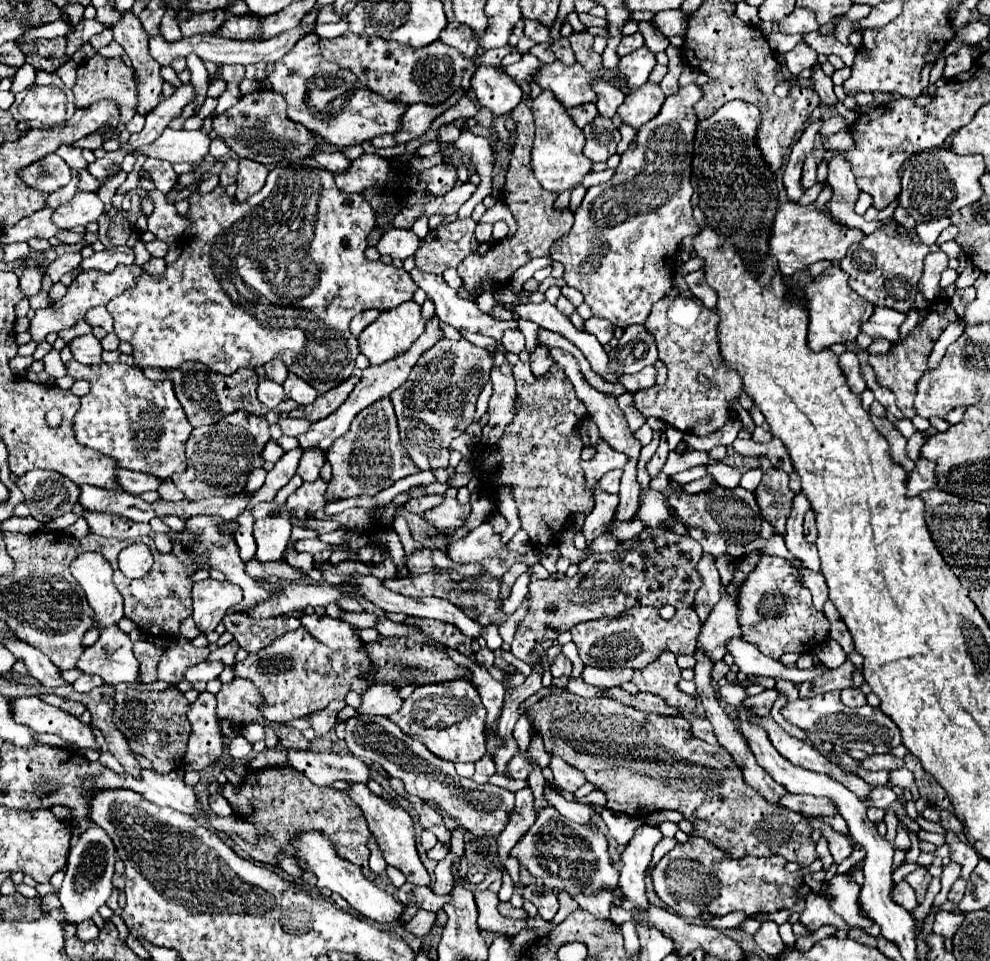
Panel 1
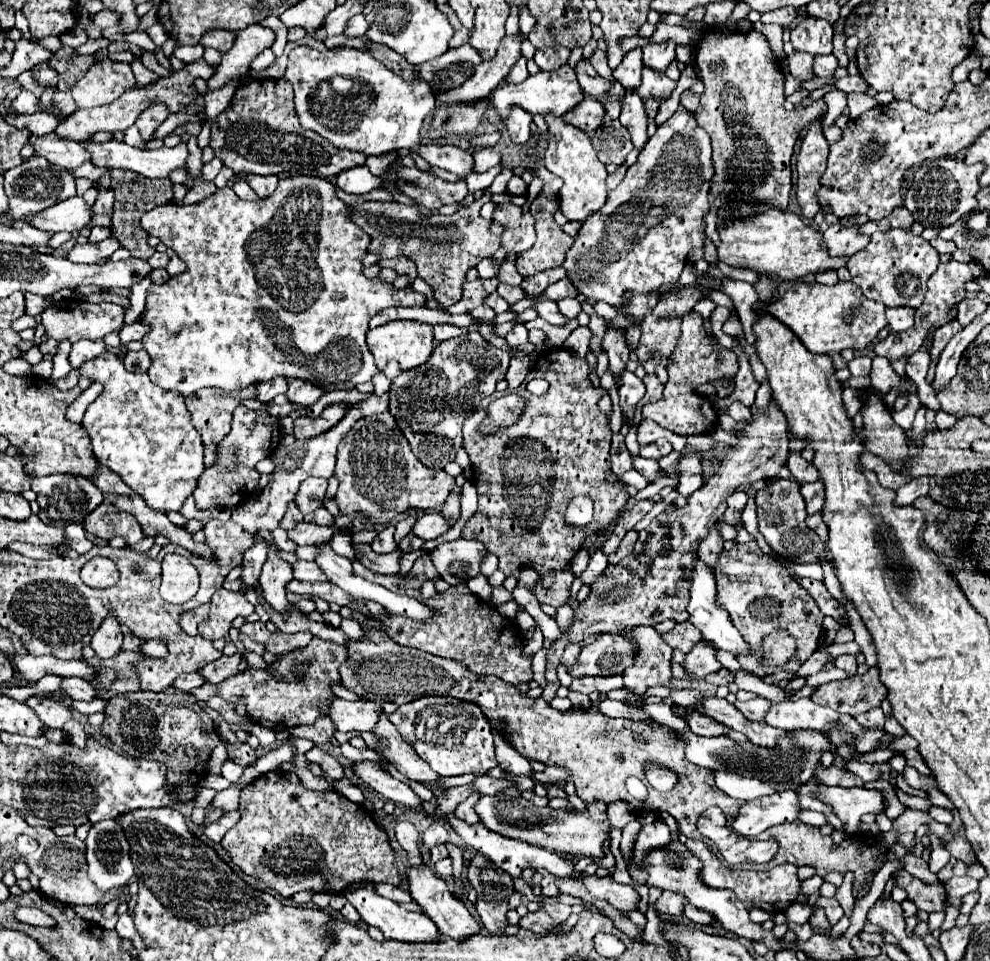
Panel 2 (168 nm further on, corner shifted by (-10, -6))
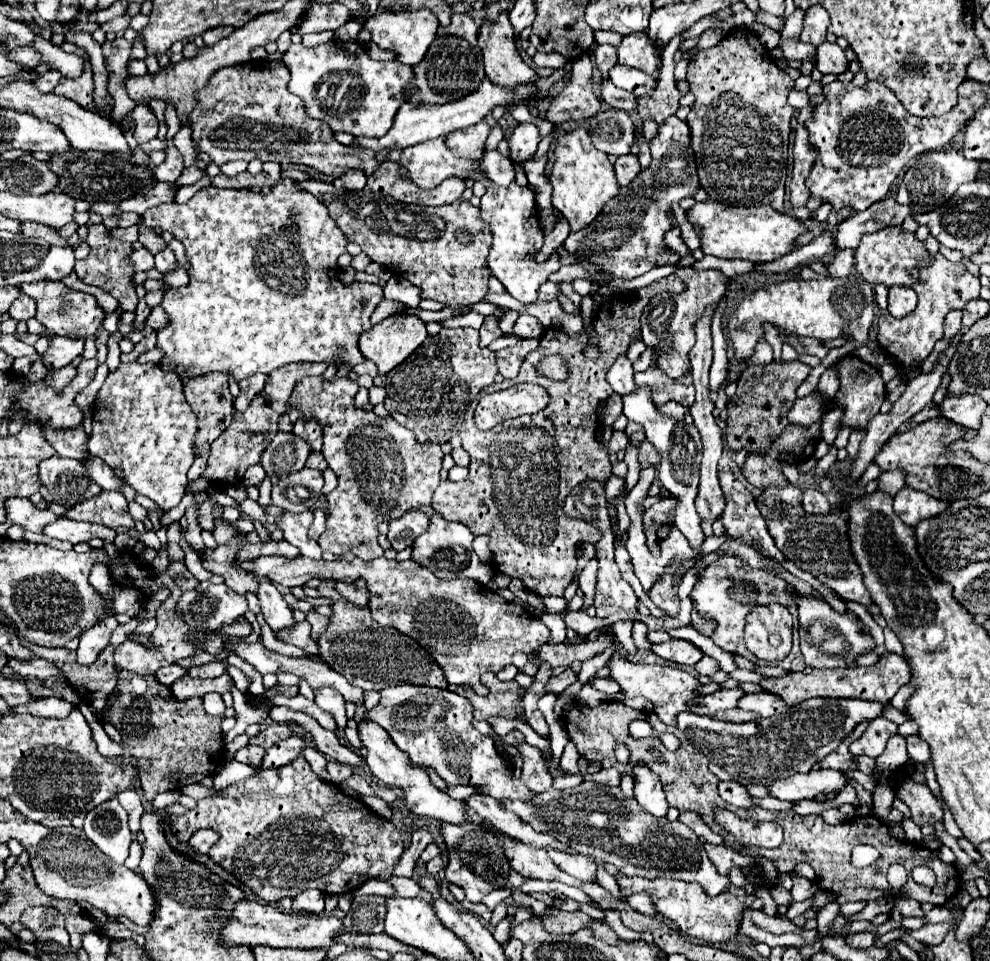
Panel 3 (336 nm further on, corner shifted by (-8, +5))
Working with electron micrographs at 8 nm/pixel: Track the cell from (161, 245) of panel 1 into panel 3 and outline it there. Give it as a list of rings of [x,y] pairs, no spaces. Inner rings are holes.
[[[170,248],[160,250],[154,258],[156,258],[156,270],[162,272],[162,274],[168,272],[168,270],[172,270],[176,266],[176,258],[174,258],[174,252]]]

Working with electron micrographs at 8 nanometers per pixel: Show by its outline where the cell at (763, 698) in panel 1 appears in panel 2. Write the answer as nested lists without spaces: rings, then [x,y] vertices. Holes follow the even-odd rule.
[[[754,697],[754,699],[746,701],[746,703],[736,701],[734,707],[736,707],[746,719],[750,719],[750,721],[762,721],[764,715],[766,715],[766,711],[770,709],[770,701],[764,699],[764,697]]]

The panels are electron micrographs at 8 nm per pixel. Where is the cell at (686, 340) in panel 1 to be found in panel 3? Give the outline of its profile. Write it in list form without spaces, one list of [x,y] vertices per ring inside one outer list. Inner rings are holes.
[[[670,400],[668,404],[660,404],[660,406],[656,406],[656,408],[658,408],[658,412],[662,412],[664,416],[674,418],[674,420],[684,420],[684,416],[690,412],[686,406],[682,406],[682,404],[676,402],[676,400]]]

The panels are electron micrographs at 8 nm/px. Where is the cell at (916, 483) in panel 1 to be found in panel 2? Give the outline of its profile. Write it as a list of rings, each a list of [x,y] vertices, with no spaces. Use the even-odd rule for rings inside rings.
[[[918,477],[918,479],[912,479],[910,483],[902,485],[900,489],[896,489],[896,497],[894,497],[894,505],[912,505],[914,499],[922,497],[922,495],[928,495],[928,479],[926,477]]]

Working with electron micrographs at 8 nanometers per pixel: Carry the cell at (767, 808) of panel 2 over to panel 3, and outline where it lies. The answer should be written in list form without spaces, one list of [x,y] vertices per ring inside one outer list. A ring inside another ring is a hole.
[[[720,782],[718,784],[718,792],[722,796],[724,802],[728,804],[734,804],[738,808],[744,808],[744,810],[752,810],[756,808],[756,802],[754,802],[754,796],[738,782]]]

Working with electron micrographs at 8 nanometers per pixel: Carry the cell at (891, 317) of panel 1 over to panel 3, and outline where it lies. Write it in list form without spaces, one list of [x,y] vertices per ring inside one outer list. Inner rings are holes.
[[[892,286],[888,294],[888,312],[894,318],[904,318],[916,308],[916,292],[912,288]]]

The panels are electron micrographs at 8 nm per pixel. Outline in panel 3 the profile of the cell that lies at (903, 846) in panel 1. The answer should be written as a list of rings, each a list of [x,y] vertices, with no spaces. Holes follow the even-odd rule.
[[[860,724],[860,728],[856,728],[856,732],[851,732],[846,738],[842,740],[840,745],[834,752],[830,752],[824,760],[820,760],[822,768],[832,768],[832,770],[858,770],[856,762],[854,762],[854,754],[848,750],[848,746],[852,744],[852,740],[858,740],[860,734],[864,732],[868,724]]]

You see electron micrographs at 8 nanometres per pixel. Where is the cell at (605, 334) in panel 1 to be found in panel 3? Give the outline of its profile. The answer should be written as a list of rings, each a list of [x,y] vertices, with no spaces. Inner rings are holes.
[[[618,356],[616,358],[612,370],[608,372],[608,384],[620,396],[630,394],[636,388],[636,384],[634,384],[634,370],[632,370],[632,362],[628,360],[628,356]]]

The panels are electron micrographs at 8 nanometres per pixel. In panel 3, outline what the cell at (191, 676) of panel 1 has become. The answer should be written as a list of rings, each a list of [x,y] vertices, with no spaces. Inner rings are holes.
[[[178,664],[160,668],[160,670],[156,672],[158,682],[162,682],[162,684],[166,684],[166,686],[170,686],[174,680],[178,680],[178,678],[182,678],[182,676],[186,676],[186,668],[184,668],[184,666],[178,666]]]

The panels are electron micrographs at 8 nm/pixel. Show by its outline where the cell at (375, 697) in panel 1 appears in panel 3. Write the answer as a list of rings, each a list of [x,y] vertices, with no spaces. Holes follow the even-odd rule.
[[[320,688],[320,690],[314,690],[314,694],[316,694],[316,704],[324,712],[334,716],[338,730],[344,730],[344,726],[346,726],[346,700],[342,698],[342,694],[336,692],[334,688]]]

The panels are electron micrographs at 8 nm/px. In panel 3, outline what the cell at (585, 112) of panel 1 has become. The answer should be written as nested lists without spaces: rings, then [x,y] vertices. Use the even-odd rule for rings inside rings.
[[[590,54],[576,58],[572,64],[572,80],[568,86],[552,100],[546,118],[552,124],[562,124],[570,120],[586,120],[596,116],[600,110],[600,100],[592,88],[593,65]]]

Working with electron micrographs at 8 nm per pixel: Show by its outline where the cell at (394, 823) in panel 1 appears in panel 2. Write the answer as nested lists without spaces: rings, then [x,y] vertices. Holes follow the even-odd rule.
[[[420,867],[420,869],[410,869],[408,871],[408,891],[412,895],[412,899],[420,905],[420,909],[424,911],[424,915],[428,915],[434,925],[438,927],[438,931],[444,935],[444,937],[450,937],[450,939],[456,939],[456,941],[464,941],[476,933],[480,933],[480,923],[470,915],[468,907],[450,893],[448,885],[438,877],[434,875],[428,867]]]

